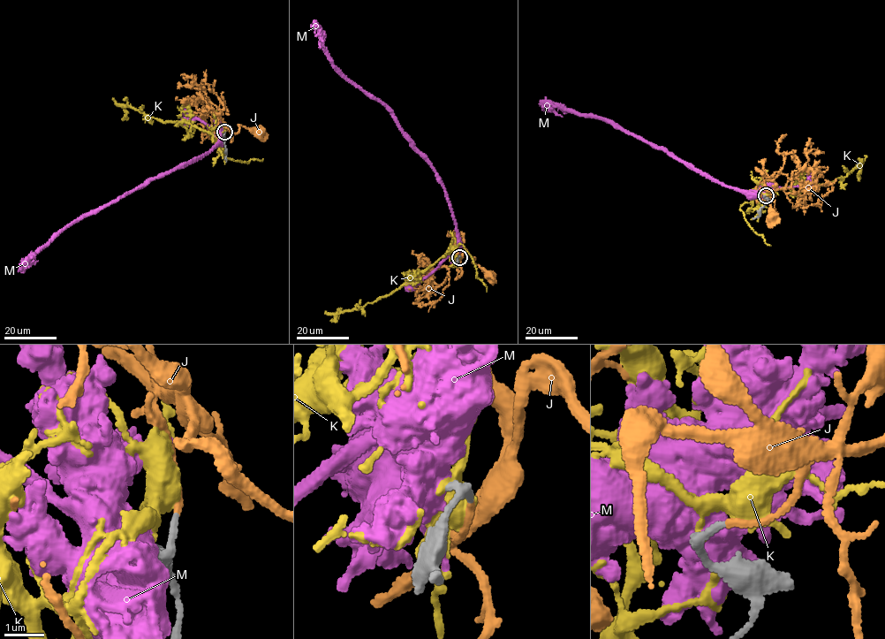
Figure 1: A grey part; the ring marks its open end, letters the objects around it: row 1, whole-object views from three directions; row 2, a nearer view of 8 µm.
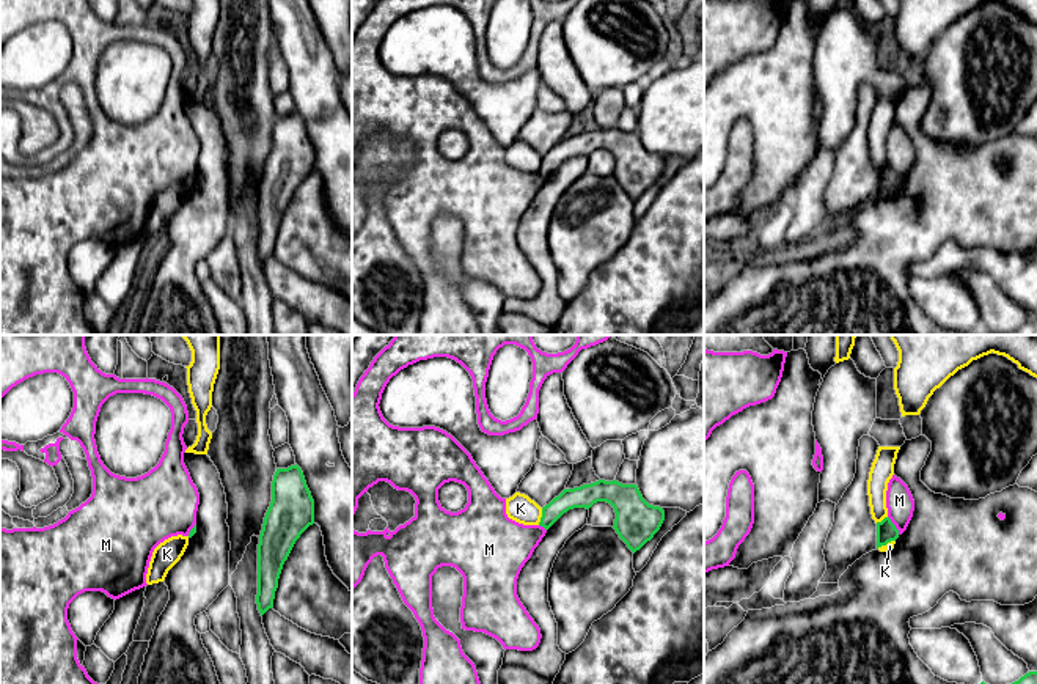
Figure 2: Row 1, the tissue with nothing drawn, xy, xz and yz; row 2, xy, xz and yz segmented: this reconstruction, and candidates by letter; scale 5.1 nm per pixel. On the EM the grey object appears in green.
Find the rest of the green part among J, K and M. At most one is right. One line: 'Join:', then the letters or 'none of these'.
Join: J

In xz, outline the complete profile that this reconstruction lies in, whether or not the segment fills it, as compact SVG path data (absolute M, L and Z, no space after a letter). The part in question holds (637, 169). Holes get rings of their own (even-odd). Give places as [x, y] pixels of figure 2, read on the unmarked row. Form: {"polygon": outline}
{"polygon": "M599 127L564 137L542 156L539 173L548 178L569 157L589 157L597 149L606 149L614 156L613 176L633 201L654 186L665 168L663 156L649 153L636 132Z"}

